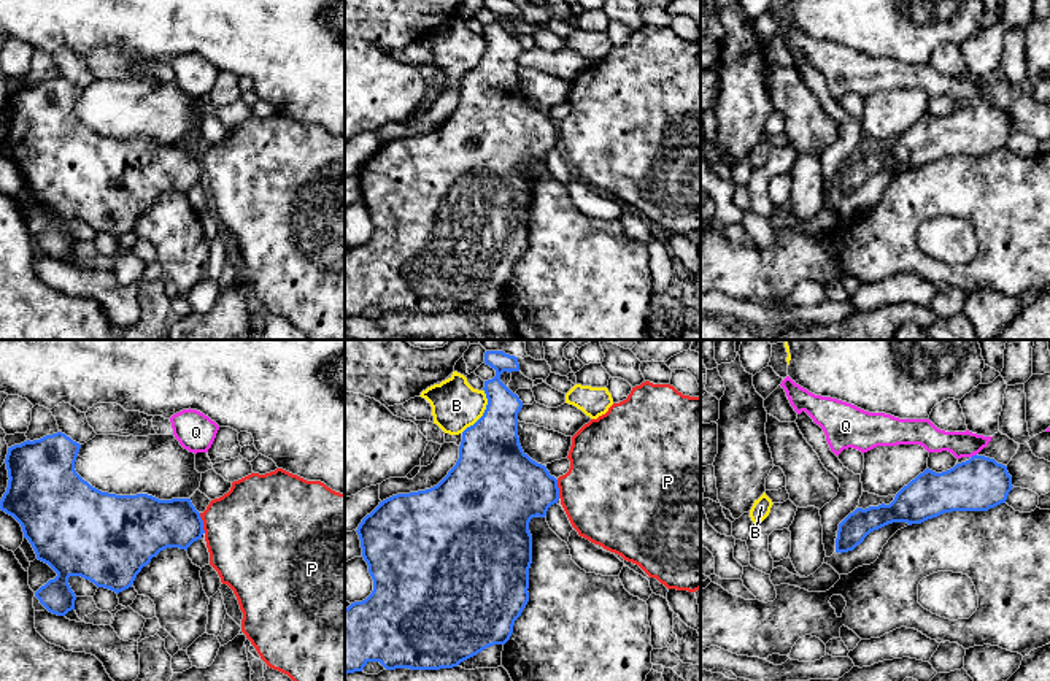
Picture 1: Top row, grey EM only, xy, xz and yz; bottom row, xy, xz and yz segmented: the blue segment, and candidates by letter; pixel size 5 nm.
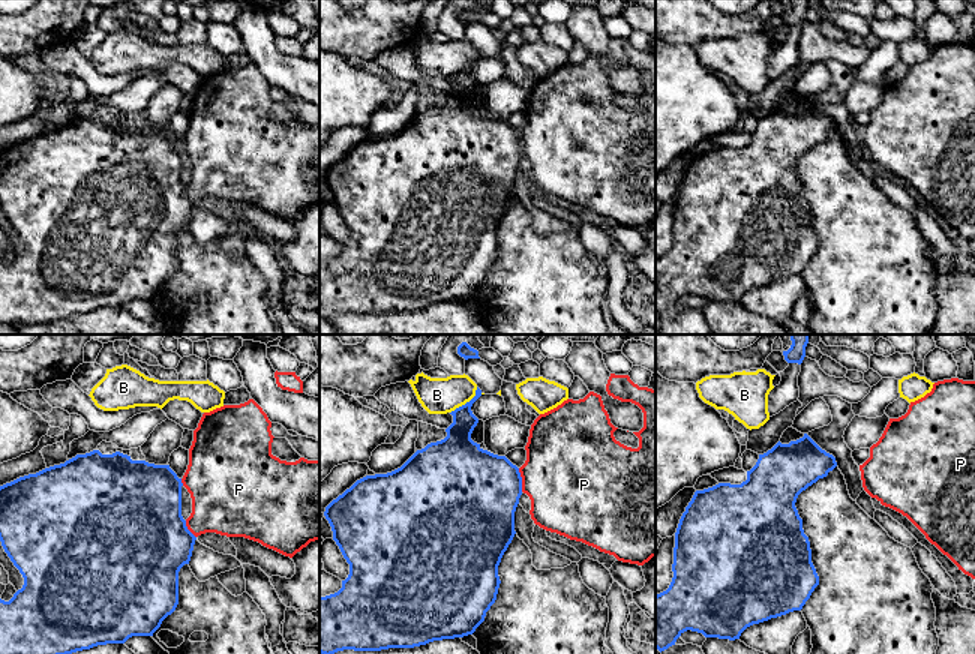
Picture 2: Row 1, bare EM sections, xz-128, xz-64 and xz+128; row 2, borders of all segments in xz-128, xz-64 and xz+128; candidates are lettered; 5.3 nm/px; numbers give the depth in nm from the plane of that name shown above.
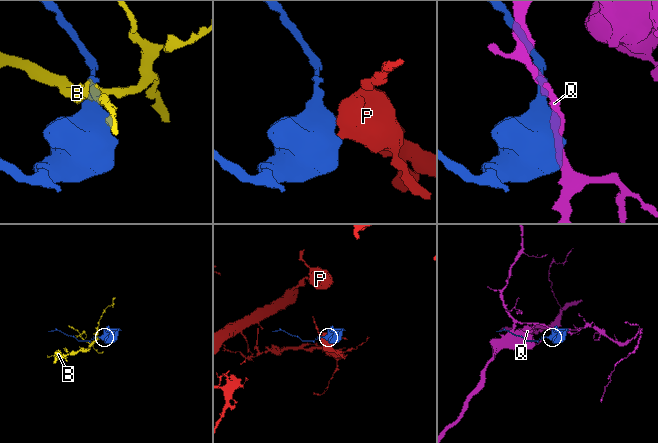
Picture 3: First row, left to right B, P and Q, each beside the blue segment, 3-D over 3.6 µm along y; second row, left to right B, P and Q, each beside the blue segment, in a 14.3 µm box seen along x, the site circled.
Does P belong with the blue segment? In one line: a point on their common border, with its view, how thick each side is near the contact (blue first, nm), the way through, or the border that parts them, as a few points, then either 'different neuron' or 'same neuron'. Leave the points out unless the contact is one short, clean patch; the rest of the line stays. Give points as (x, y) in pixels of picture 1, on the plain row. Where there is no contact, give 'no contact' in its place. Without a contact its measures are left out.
xy (202, 167) | 260/460 nm | same neuron

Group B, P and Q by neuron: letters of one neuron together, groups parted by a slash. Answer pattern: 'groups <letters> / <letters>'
groups B / P / Q

